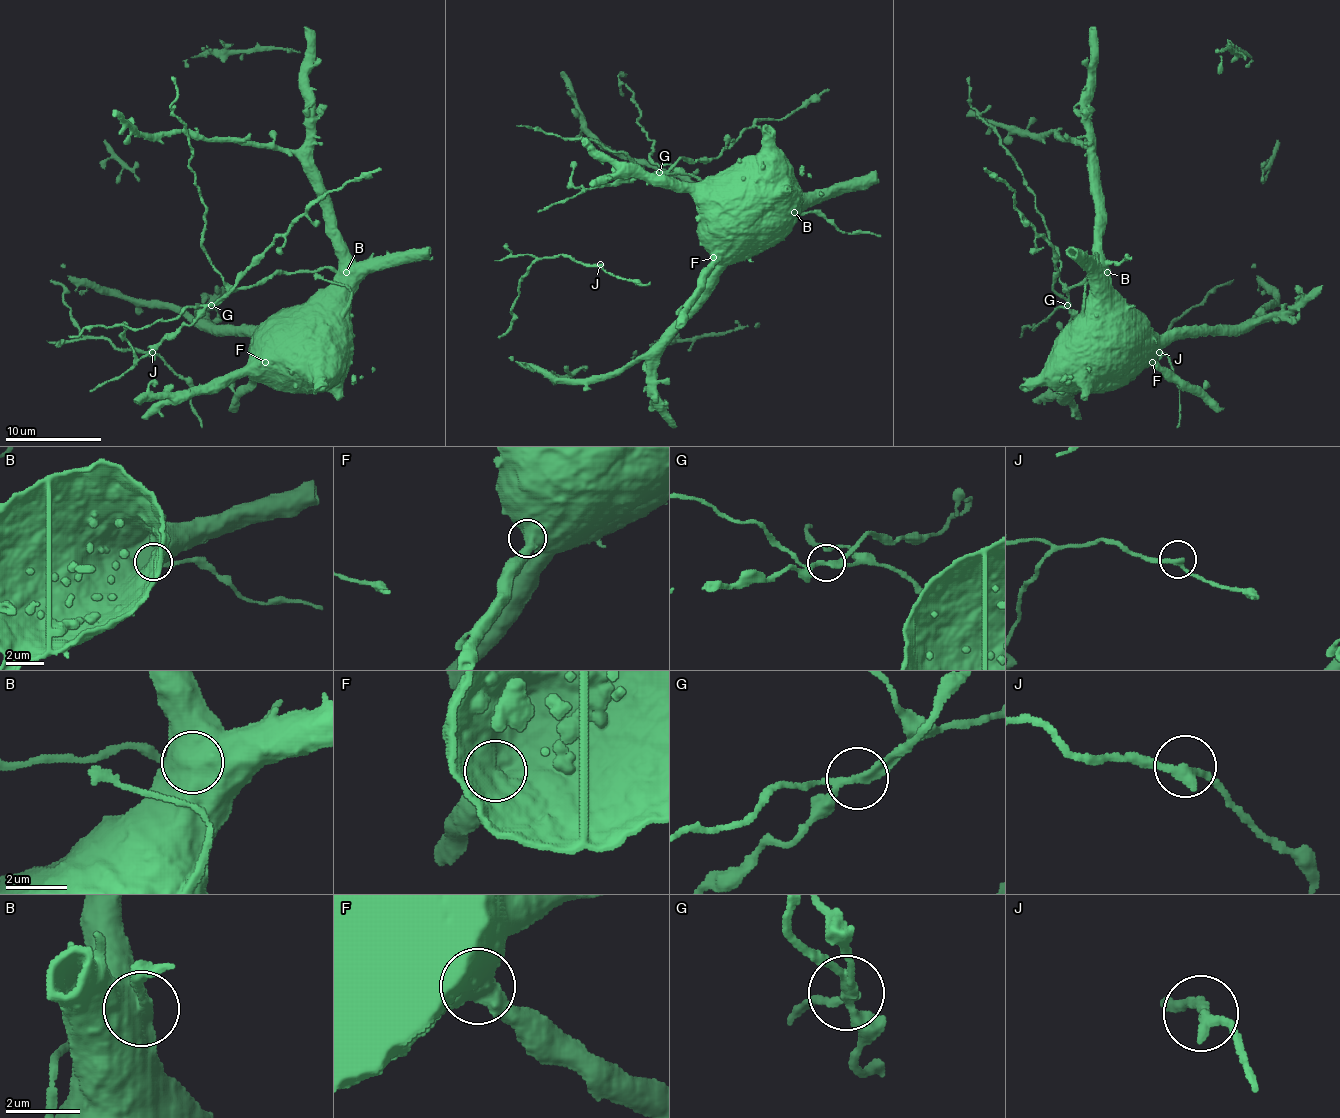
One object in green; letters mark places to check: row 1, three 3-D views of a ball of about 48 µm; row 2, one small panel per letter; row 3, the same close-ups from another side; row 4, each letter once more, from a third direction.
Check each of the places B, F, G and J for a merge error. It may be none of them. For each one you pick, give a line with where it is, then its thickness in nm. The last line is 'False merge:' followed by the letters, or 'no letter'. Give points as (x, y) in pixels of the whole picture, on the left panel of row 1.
B: Place: (346, 272). Thickness 500 nm
G: Place: (211, 305). Thickness 220 nm
False merge: B, G

